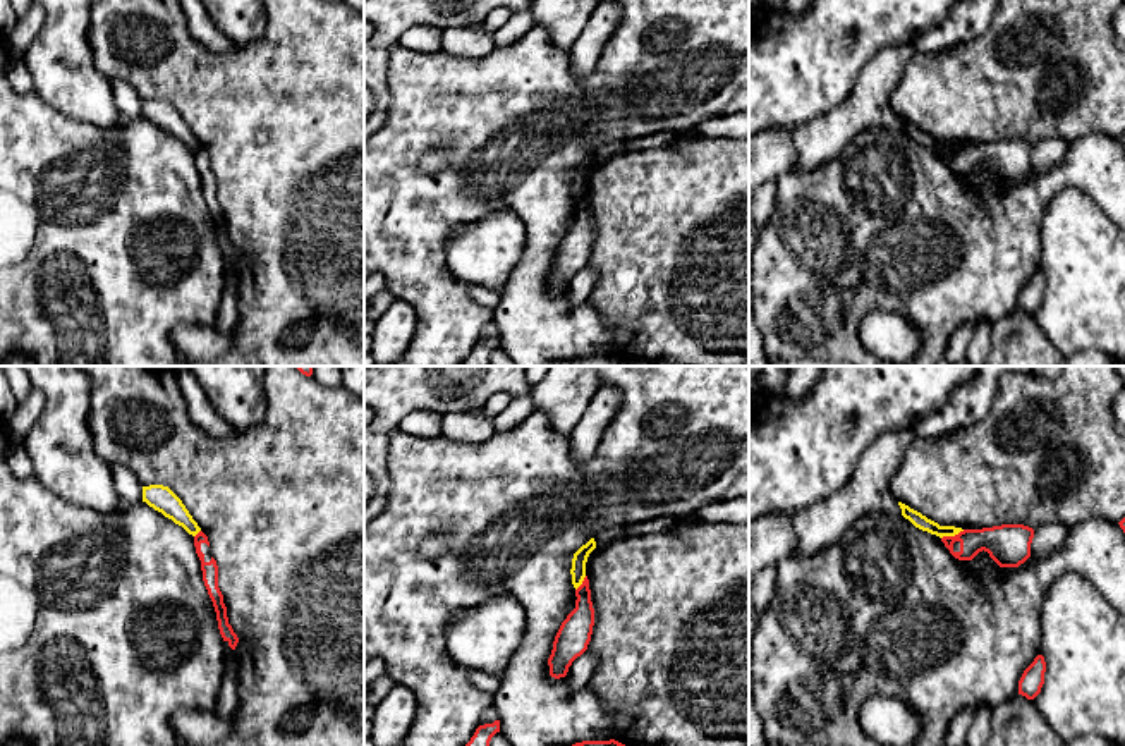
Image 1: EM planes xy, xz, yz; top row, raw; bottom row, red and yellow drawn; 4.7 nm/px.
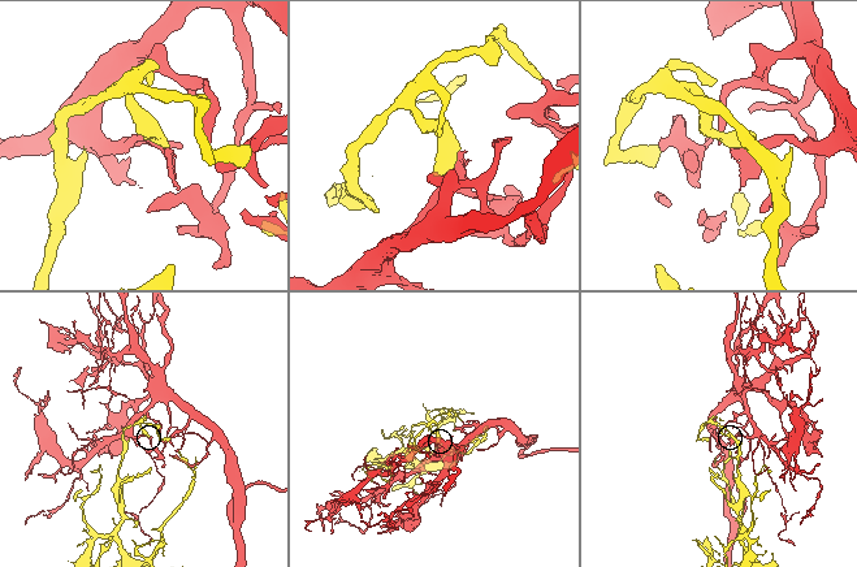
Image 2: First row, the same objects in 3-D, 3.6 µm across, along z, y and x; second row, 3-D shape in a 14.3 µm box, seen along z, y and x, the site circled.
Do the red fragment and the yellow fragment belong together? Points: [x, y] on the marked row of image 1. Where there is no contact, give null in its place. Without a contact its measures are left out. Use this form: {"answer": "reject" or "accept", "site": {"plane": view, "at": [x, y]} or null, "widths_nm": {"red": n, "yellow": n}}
{"answer": "reject", "site": {"plane": "yz", "at": [952, 537]}, "widths_nm": {"red": 170, "yellow": 70}}

